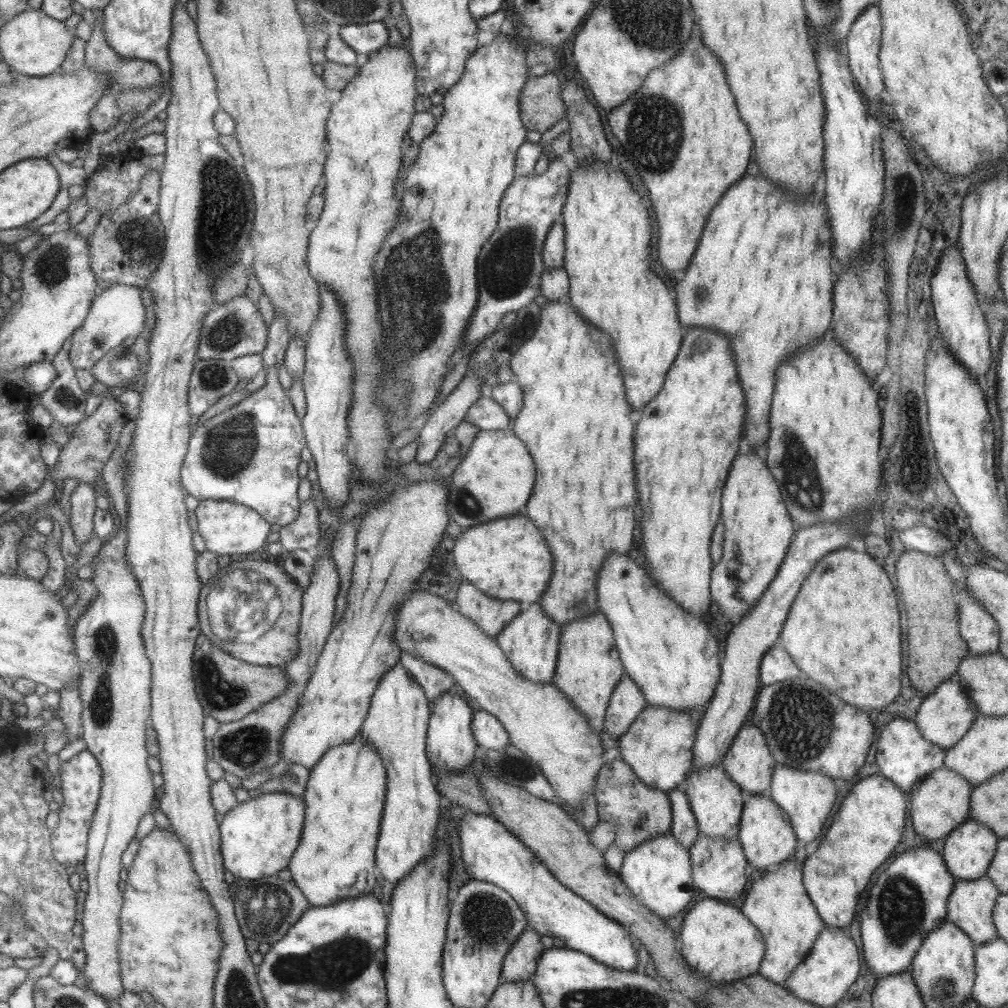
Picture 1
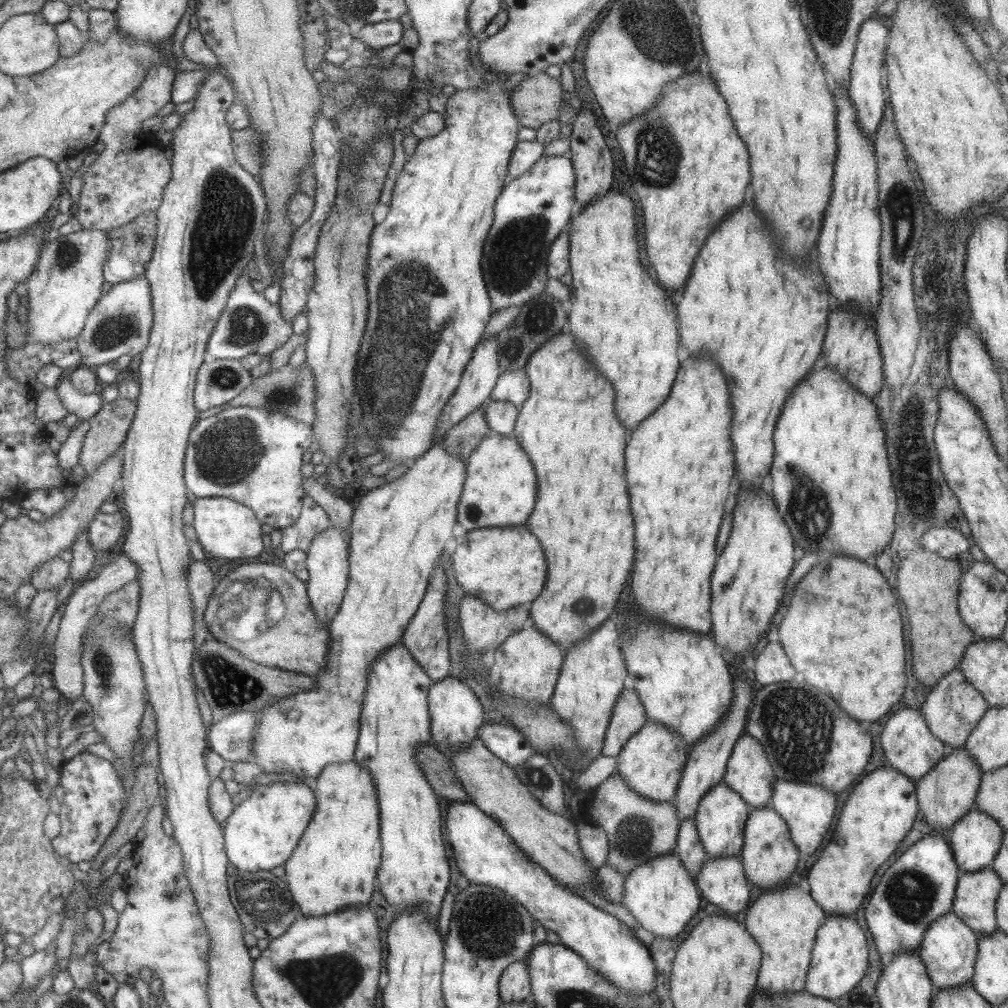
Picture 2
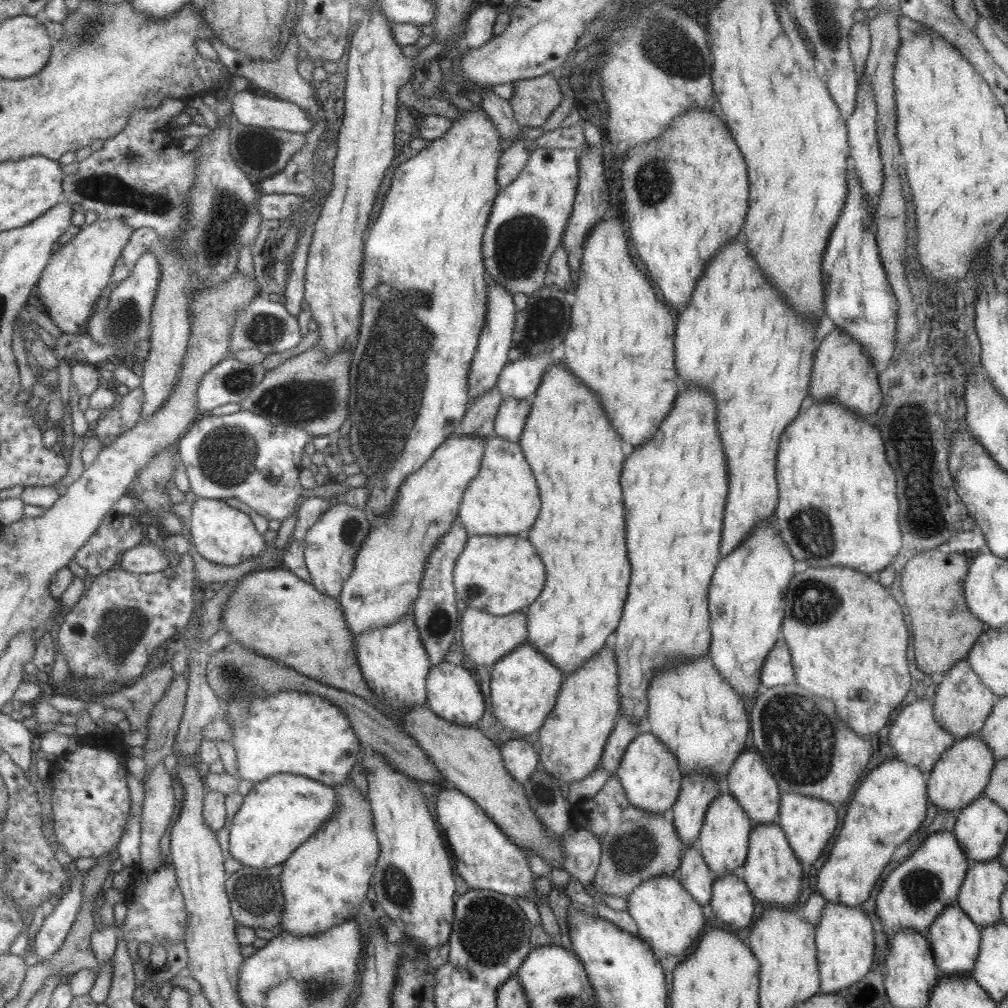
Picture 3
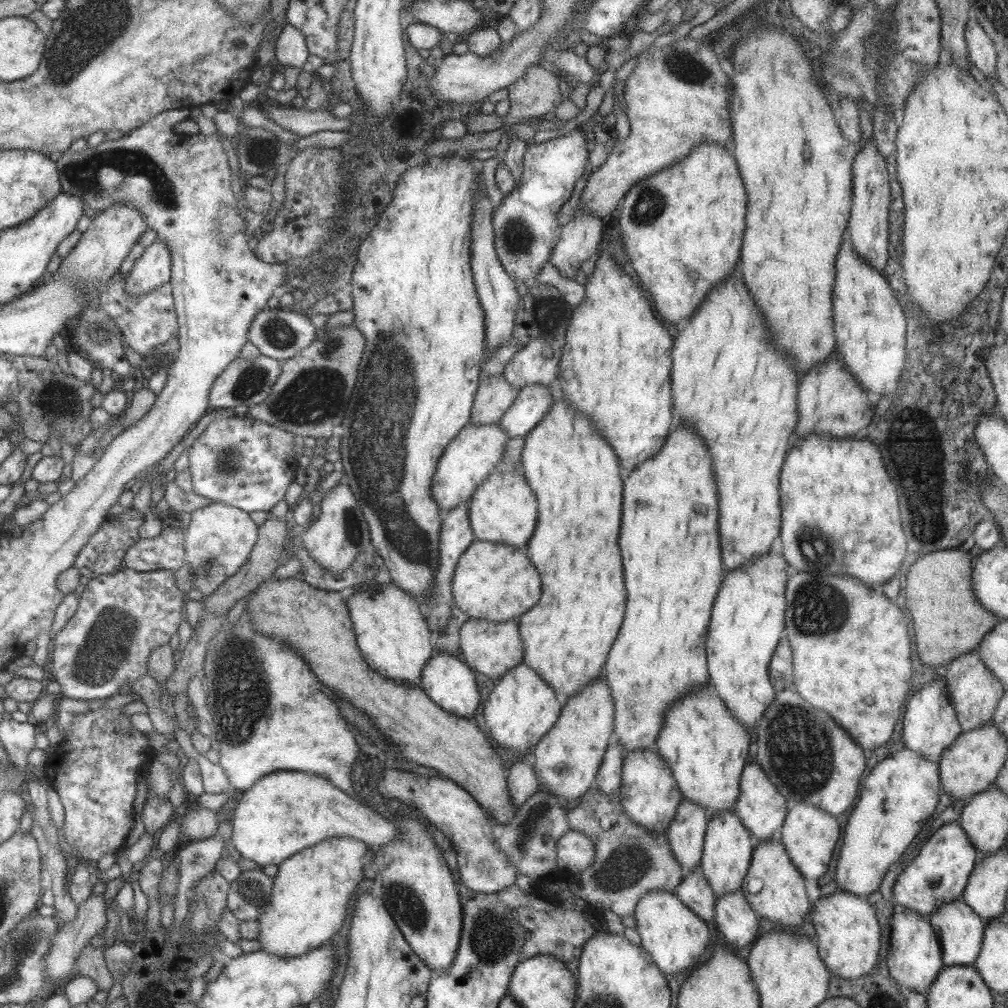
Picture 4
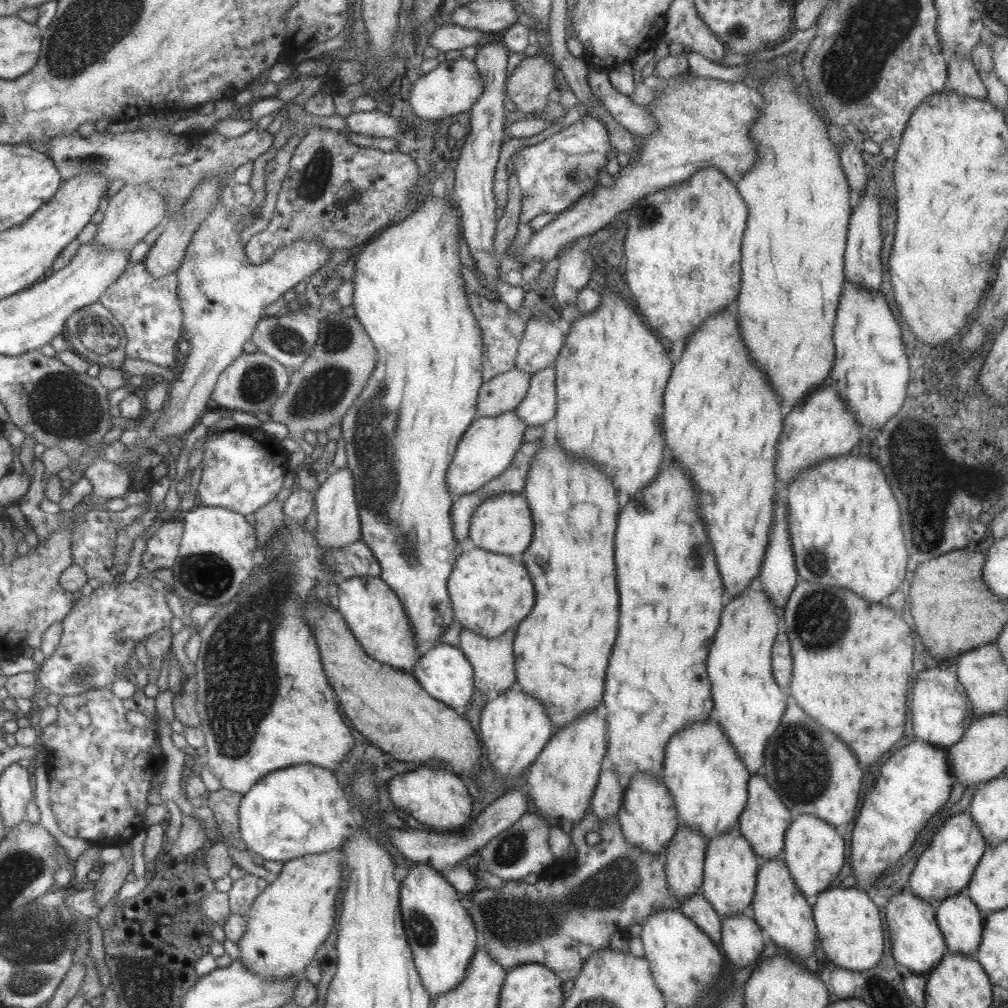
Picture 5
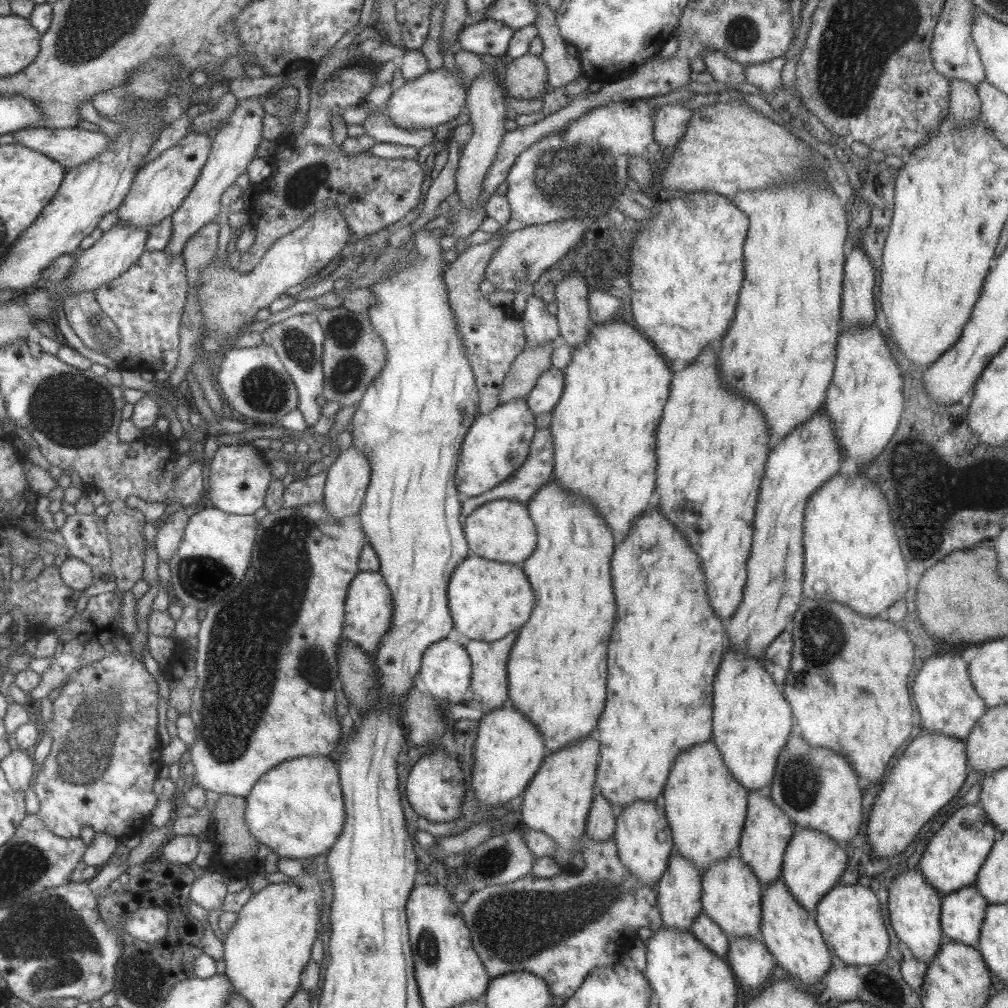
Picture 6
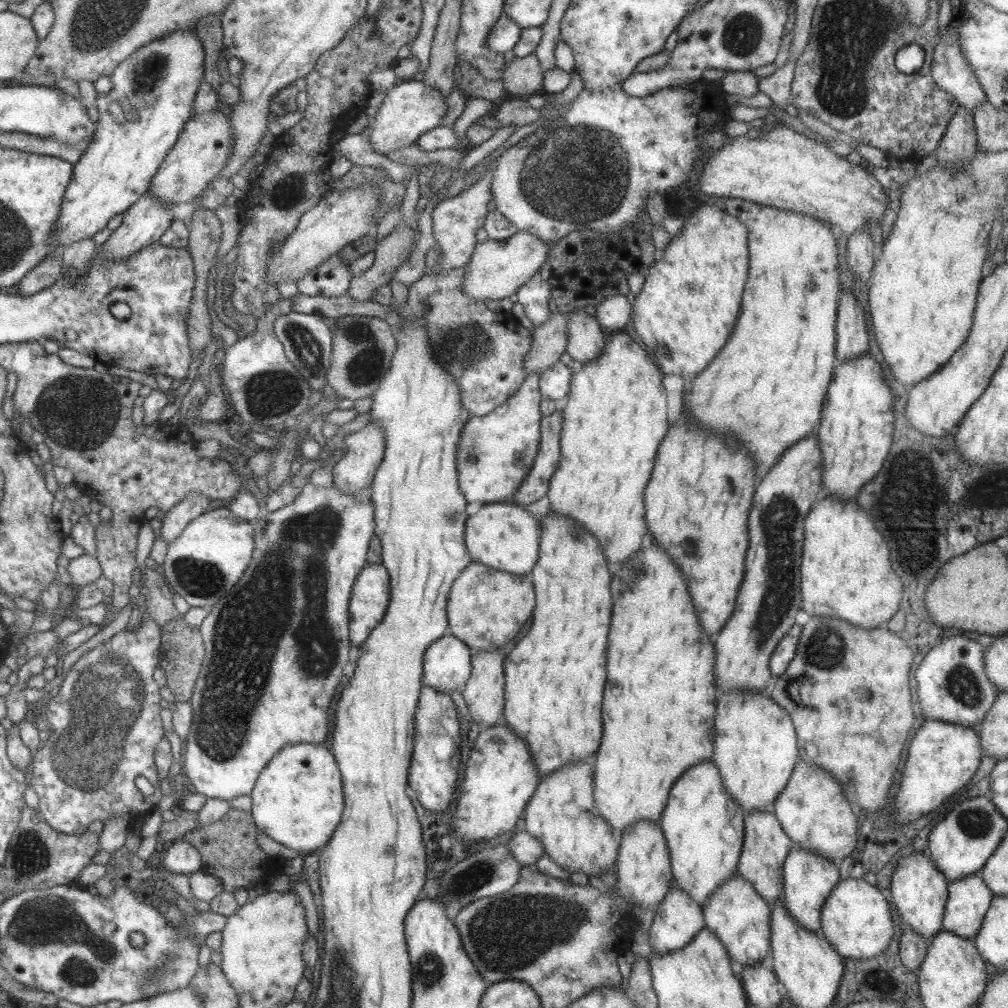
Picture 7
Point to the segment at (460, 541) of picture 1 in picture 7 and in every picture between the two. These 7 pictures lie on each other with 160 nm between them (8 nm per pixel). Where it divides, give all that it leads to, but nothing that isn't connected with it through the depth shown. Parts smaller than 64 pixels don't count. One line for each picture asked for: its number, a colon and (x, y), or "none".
2: (504, 567)
3: (499, 574)
4: (493, 582)
5: (489, 593)
6: (487, 600)
7: (485, 607)

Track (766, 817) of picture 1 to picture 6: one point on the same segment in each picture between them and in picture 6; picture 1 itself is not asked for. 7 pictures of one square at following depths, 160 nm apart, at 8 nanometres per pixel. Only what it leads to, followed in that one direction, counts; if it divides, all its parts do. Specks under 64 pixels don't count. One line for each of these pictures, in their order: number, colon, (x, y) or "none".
2: (768, 855)
3: (772, 873)
4: (781, 899)
5: (784, 915)
6: (790, 932)

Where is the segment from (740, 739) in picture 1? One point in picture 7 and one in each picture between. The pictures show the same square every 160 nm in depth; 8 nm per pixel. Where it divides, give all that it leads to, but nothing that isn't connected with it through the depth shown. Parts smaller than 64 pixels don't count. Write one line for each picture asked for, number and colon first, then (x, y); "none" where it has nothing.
2: (748, 772)
3: (748, 780)
4: (761, 809)
5: (762, 822)
6: (766, 831)
7: (765, 846)

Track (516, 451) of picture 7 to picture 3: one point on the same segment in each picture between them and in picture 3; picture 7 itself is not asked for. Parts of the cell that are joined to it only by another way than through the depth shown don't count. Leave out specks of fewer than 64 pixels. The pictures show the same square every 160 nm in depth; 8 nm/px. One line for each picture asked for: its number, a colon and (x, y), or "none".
3: (386, 576)
4: (466, 460)
5: (486, 448)
6: (497, 442)

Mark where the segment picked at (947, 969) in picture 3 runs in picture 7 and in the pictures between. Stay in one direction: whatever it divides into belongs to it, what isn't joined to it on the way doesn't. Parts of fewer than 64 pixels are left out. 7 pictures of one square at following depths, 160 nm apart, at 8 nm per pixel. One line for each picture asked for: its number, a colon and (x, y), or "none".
4: (959, 930)
5: (959, 920)
6: (961, 912)
7: (968, 898)

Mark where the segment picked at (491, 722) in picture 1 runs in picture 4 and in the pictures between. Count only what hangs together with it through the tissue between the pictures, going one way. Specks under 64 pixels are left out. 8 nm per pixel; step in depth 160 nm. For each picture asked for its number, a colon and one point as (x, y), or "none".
2: (506, 743)
3: (520, 757)
4: (521, 780)

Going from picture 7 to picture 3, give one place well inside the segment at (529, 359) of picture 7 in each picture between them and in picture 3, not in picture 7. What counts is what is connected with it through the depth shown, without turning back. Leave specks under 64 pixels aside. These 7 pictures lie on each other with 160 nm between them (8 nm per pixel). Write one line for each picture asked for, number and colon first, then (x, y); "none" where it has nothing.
3: (478, 420)
4: (493, 396)
5: (504, 391)
6: (518, 381)

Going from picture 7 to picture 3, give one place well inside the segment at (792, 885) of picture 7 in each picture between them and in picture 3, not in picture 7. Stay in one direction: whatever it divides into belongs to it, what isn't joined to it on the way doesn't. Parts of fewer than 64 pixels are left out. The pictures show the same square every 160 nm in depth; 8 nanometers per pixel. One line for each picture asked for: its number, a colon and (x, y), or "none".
3: (808, 822)
4: (808, 834)
5: (813, 852)
6: (812, 864)

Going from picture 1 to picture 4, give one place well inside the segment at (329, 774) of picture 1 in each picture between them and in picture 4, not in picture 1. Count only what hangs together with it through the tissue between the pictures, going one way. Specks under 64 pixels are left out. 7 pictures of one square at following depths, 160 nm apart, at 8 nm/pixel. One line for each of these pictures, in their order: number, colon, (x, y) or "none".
2: (334, 864)
3: (323, 882)
4: (308, 903)

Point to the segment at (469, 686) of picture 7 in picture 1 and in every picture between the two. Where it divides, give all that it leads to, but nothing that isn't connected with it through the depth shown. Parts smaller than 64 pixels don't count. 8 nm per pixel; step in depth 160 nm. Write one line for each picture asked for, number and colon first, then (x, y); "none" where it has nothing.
1: (490, 615)
2: (483, 628)
3: (485, 638)
4: (491, 649)
5: (491, 659)
6: (488, 687)

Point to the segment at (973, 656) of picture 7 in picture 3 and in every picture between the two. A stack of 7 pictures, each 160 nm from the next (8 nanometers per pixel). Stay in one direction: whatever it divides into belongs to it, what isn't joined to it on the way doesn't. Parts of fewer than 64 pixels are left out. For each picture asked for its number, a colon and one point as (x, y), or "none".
3: (915, 737)
4: (929, 725)
5: (940, 711)
6: (947, 703)

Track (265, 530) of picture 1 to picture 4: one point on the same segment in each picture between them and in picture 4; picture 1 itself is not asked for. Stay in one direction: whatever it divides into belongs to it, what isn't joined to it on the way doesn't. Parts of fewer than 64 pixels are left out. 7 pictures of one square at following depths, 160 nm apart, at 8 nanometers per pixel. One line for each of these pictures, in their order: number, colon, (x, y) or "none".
2: (224, 528)
3: (224, 535)
4: (218, 540)

